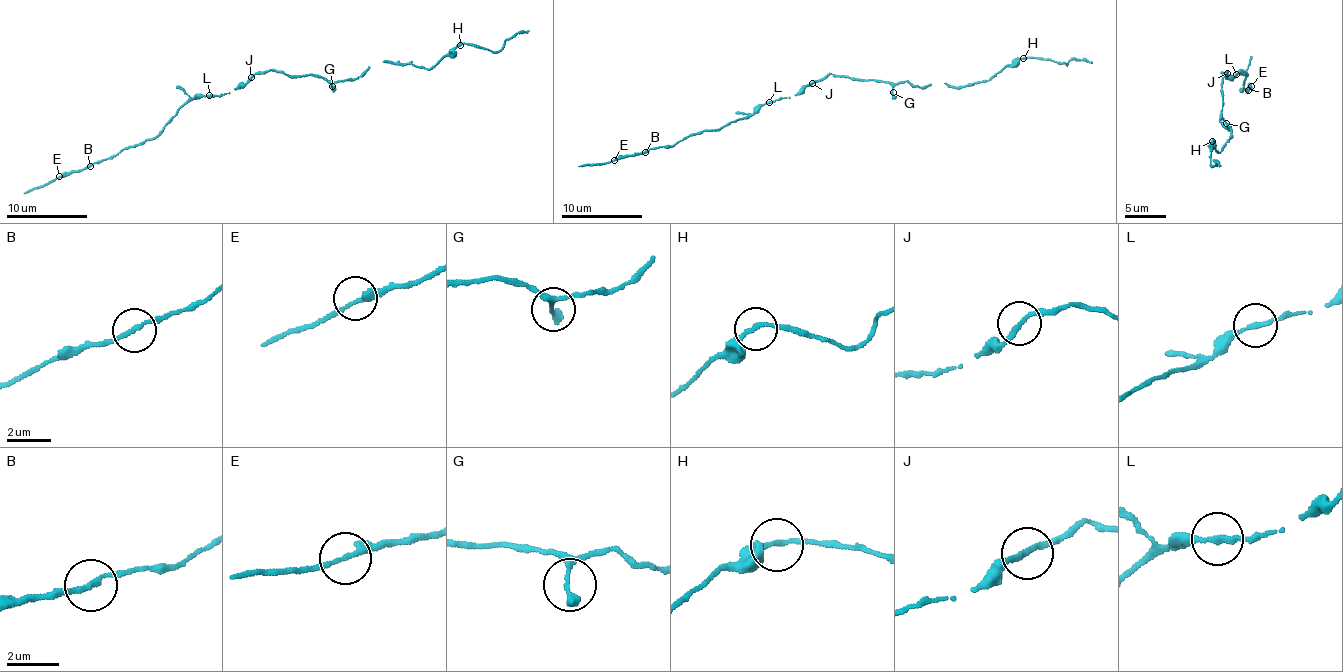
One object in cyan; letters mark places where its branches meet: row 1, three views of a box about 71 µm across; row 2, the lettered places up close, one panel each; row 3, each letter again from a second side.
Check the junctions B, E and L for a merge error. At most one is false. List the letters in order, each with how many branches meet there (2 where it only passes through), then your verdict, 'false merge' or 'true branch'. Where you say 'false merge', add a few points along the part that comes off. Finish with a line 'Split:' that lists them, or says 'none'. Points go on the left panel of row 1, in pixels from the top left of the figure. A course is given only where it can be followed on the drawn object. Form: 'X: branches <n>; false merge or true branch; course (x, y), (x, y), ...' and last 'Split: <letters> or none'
B: branches 2; true branch
E: branches 2; true branch
L: branches 2; true branch
Split: none

